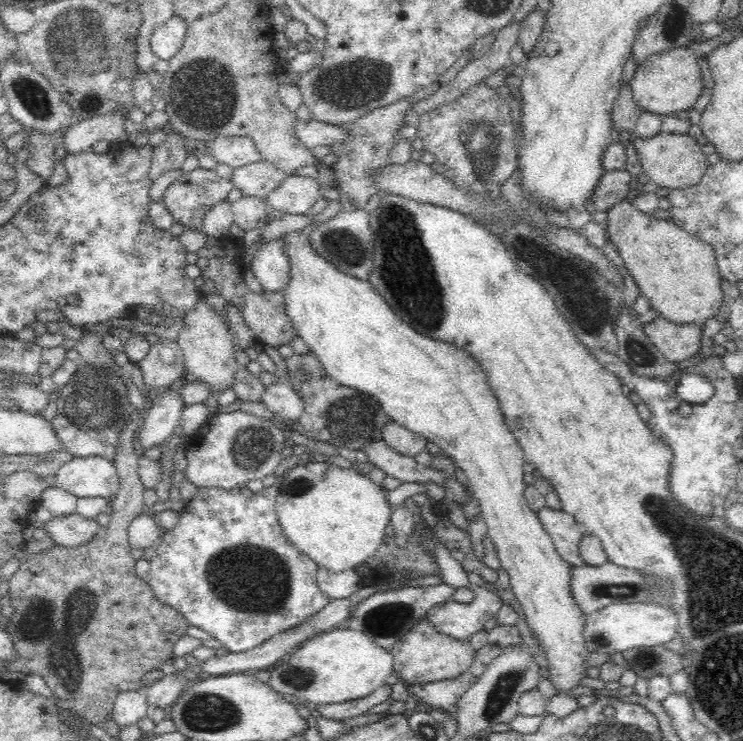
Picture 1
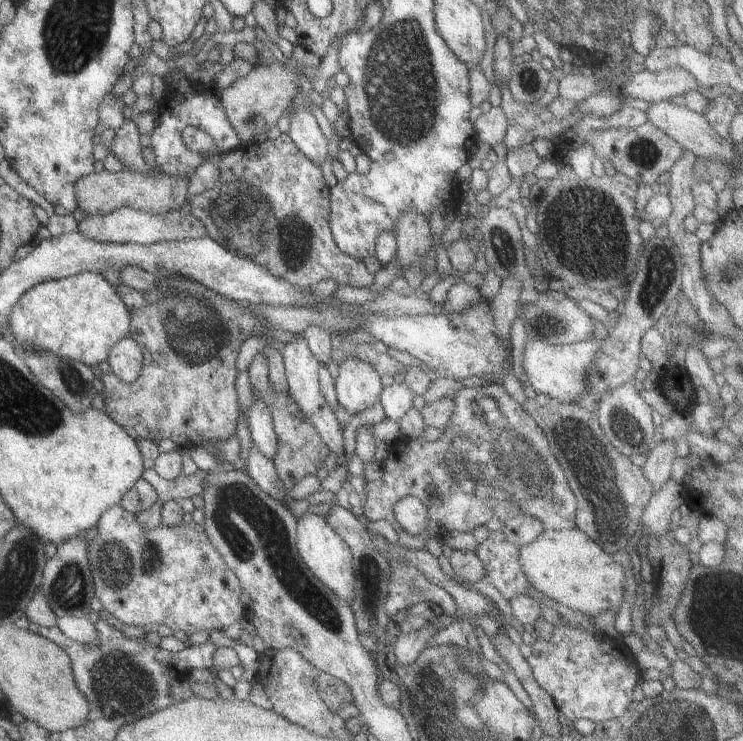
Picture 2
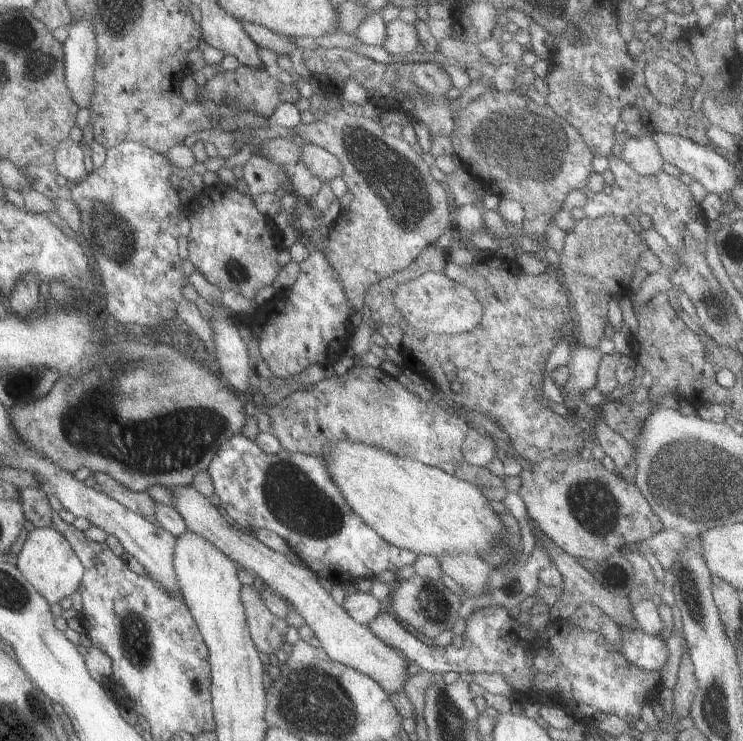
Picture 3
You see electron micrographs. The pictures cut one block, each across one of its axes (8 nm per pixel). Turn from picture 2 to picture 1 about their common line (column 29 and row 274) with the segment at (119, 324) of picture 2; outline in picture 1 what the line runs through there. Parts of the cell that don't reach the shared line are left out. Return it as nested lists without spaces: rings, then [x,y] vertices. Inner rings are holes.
[[[297,230],[282,238],[290,257],[290,277],[284,294],[284,308],[290,325],[296,329],[311,354],[319,358],[324,370],[338,384],[373,396],[384,414],[400,426],[419,434],[427,441],[440,446],[455,465],[468,476],[469,490],[478,499],[482,518],[486,523],[486,537],[495,547],[501,568],[508,572],[509,584],[522,607],[532,636],[536,637],[548,659],[548,679],[557,694],[568,695],[571,688],[590,684],[586,669],[589,657],[584,640],[586,616],[574,602],[571,593],[571,566],[555,550],[551,537],[544,530],[536,513],[525,500],[527,484],[524,482],[524,455],[516,437],[504,421],[504,415],[492,394],[480,364],[454,344],[414,332],[402,322],[386,300],[376,294],[367,281],[360,281],[340,272],[331,262],[324,260],[309,244],[308,231]]]

